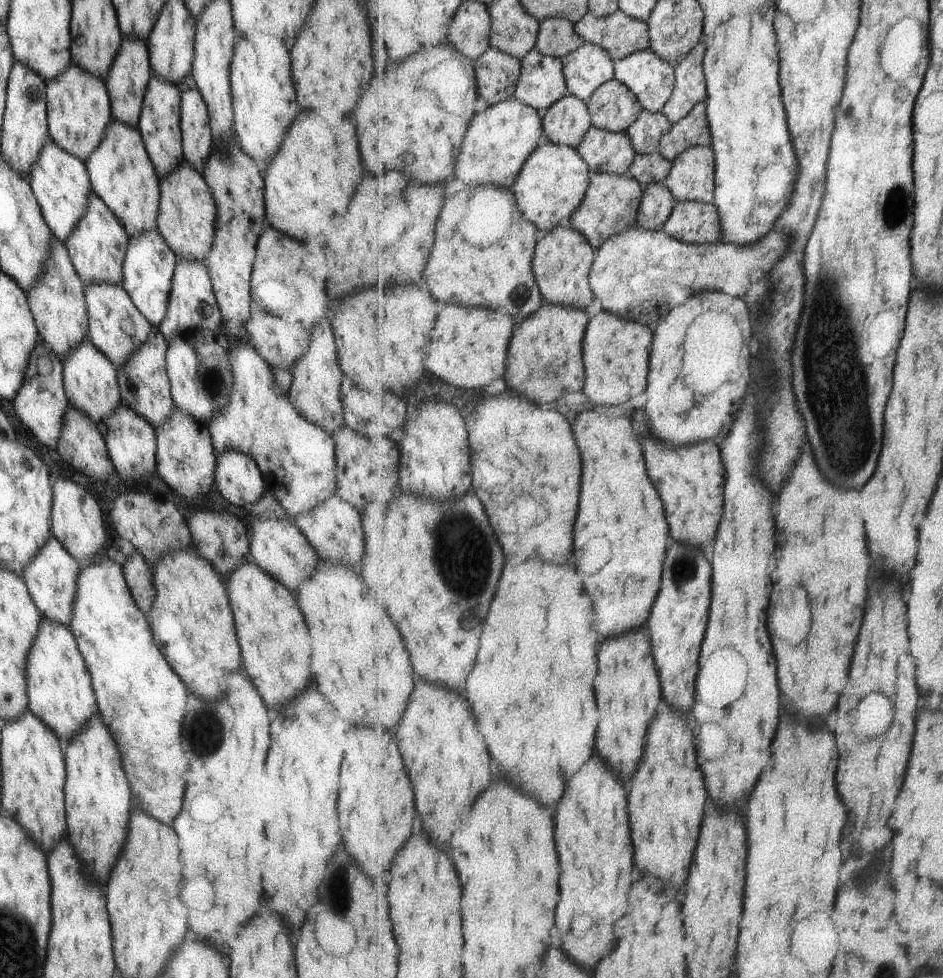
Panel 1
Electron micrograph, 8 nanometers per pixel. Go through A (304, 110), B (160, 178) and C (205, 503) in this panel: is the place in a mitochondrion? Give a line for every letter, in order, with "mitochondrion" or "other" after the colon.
A: other
B: other
C: other

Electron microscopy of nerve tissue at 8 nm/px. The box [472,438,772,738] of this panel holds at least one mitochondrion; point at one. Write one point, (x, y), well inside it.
(683, 568)

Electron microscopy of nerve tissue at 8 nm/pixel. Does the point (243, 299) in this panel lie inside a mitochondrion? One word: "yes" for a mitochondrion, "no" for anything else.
no

